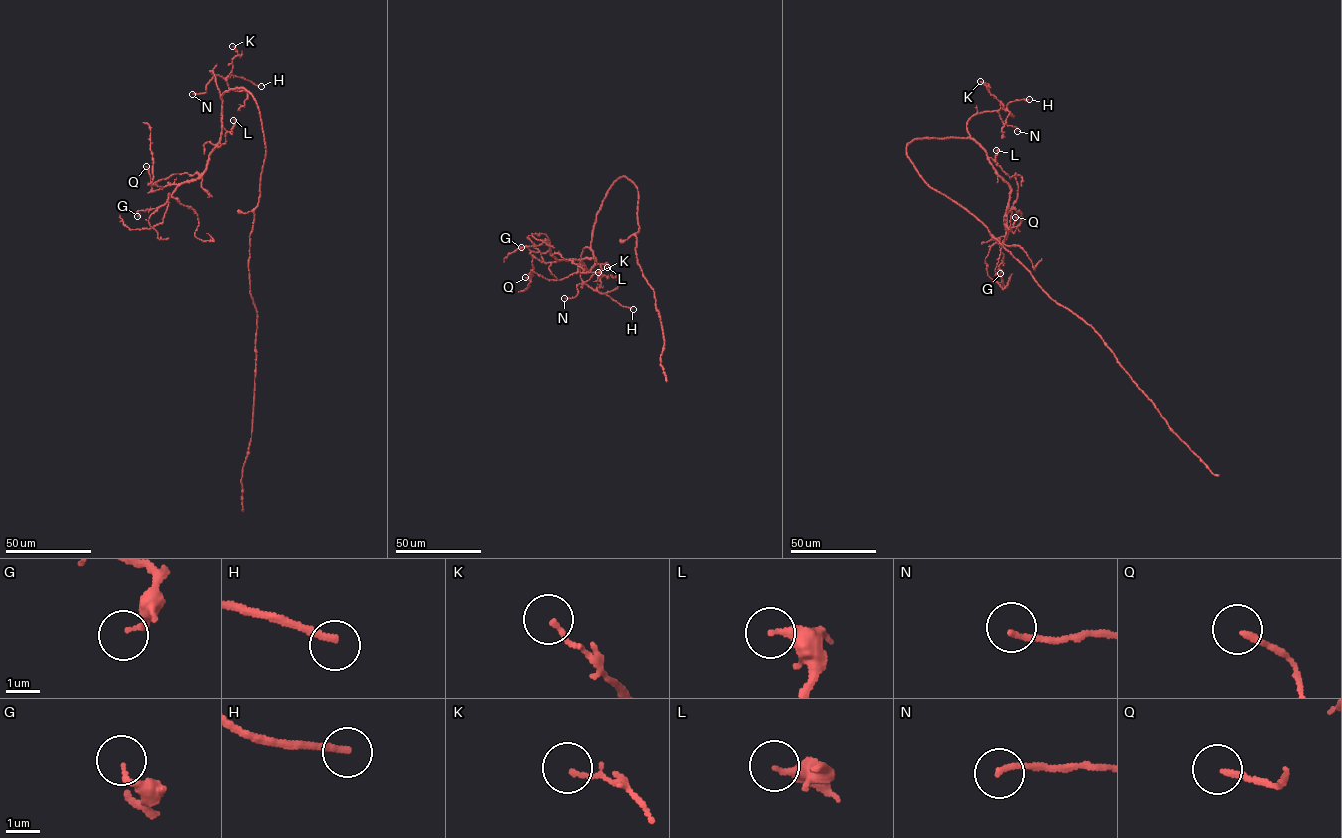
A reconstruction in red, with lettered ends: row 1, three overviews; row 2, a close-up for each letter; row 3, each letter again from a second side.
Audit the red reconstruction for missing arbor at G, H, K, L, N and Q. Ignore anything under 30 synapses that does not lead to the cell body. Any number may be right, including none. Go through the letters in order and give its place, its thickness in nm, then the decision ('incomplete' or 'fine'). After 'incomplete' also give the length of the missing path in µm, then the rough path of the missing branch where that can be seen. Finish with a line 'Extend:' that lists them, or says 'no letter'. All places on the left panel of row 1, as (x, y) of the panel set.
G: at (137, 216); 150 nm thick; fine
H: at (261, 86); 200 nm thick; incomplete; about 4 µm are missing
K: at (232, 46); 140 nm thick; fine
L: at (233, 120); 320 nm thick; fine
N: at (192, 94); 170 nm thick; fine
Q: at (146, 166); 180 nm thick; fine
Extend: H

